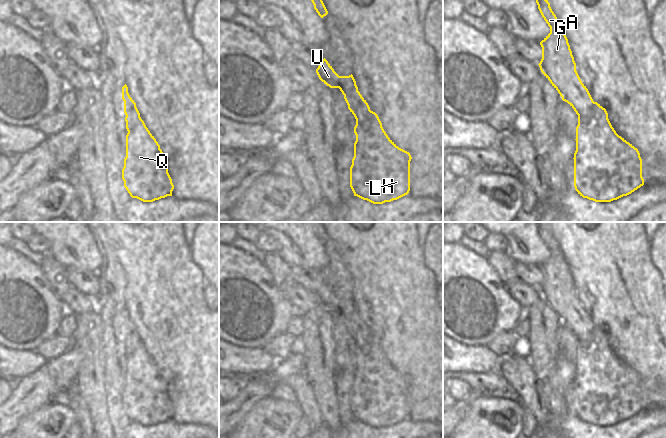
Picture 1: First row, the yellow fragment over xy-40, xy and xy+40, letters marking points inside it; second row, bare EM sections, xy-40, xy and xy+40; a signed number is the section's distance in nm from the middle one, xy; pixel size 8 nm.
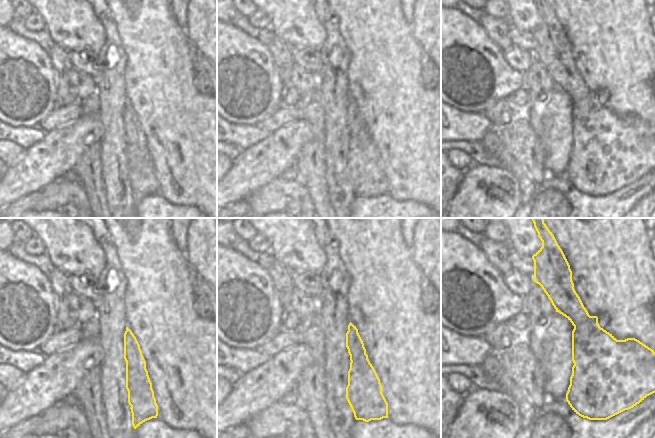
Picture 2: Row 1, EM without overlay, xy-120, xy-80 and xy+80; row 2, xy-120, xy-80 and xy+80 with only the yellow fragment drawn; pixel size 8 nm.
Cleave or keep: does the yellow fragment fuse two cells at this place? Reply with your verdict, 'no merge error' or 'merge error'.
merge error

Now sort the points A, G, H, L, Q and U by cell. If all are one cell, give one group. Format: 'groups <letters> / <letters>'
groups A G U / H L Q

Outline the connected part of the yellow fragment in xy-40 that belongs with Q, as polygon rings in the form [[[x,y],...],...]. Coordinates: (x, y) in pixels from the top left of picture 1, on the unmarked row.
[[[143,344],[126,359],[122,403],[130,420],[143,426],[172,420],[168,383]]]

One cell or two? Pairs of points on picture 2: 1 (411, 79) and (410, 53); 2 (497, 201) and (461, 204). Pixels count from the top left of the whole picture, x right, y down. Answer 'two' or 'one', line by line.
1: one
2: one

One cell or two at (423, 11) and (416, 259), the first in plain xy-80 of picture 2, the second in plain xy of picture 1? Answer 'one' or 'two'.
two

